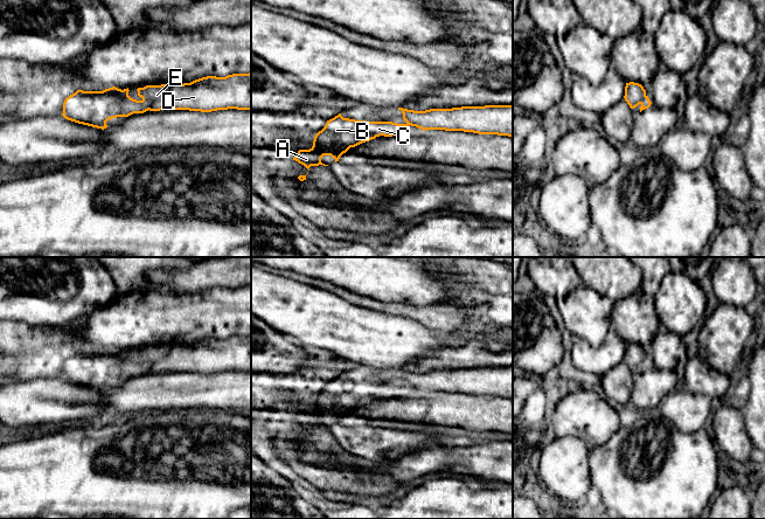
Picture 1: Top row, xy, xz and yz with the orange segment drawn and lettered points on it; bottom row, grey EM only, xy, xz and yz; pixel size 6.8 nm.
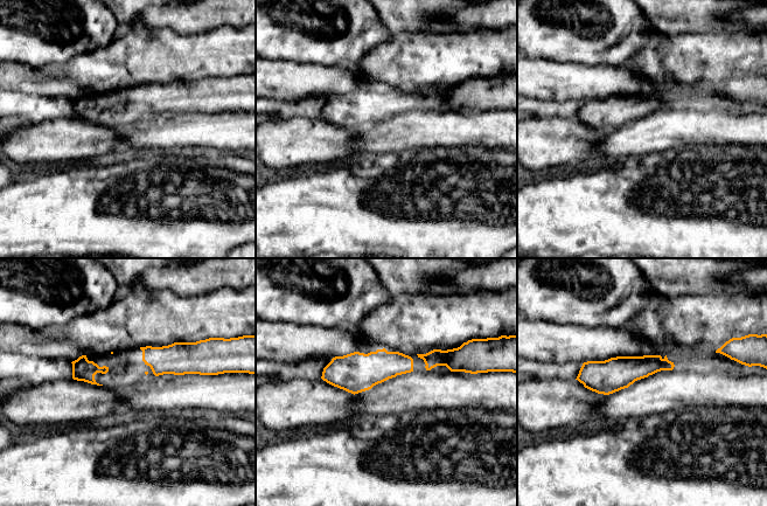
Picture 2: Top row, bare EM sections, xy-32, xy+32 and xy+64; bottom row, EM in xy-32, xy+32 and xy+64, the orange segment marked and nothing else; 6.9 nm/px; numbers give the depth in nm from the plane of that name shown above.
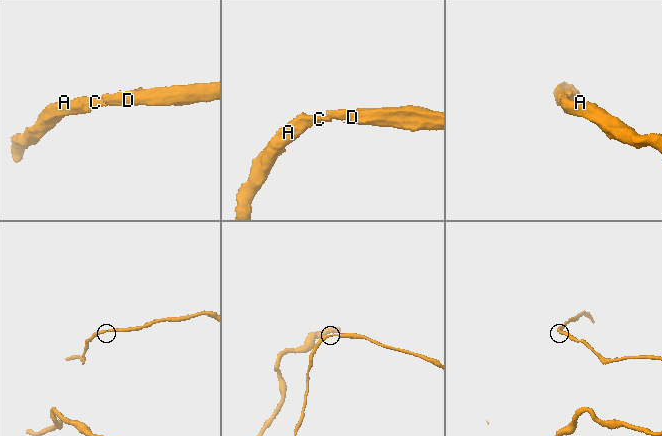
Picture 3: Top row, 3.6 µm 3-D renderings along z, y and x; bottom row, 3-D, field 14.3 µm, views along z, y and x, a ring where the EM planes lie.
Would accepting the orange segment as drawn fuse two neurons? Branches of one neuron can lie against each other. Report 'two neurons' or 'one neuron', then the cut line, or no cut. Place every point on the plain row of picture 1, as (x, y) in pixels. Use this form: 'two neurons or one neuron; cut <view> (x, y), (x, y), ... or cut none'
one neuron; cut none

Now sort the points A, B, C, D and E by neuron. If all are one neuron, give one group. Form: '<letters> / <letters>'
A B C D E

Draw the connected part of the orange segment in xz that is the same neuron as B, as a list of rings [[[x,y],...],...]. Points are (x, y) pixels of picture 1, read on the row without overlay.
[[[513,366],[461,368],[452,371],[430,371],[415,373],[398,369],[405,386],[392,383],[366,383],[343,380],[341,375],[327,382],[319,393],[310,411],[299,411],[293,422],[311,428],[328,428],[321,424],[324,417],[339,423],[350,409],[375,401],[376,399],[408,399],[409,388],[425,392],[464,393],[479,396],[513,399]]]

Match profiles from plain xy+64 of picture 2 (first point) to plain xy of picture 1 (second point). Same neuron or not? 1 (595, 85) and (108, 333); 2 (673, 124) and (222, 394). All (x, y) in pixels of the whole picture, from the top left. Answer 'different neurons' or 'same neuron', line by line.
1: different neurons
2: same neuron

